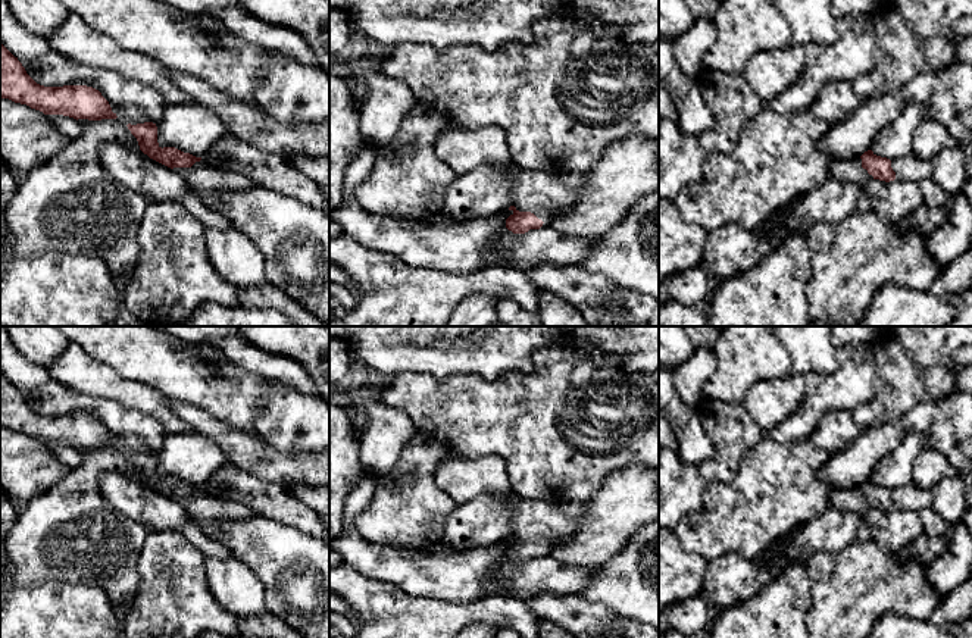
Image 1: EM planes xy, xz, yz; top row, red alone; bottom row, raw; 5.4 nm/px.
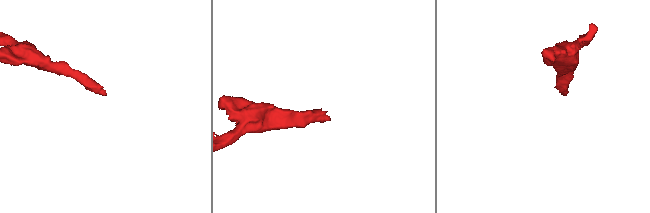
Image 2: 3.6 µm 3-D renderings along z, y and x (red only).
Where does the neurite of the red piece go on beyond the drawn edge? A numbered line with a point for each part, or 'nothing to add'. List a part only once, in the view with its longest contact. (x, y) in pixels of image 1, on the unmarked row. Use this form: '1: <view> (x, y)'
1: xz (544, 524)

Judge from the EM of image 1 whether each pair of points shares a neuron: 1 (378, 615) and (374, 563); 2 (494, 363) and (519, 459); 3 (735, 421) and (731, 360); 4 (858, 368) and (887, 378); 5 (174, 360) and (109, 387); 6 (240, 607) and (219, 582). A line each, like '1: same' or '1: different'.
1: different
2: different
3: different
4: different
5: different
6: same

